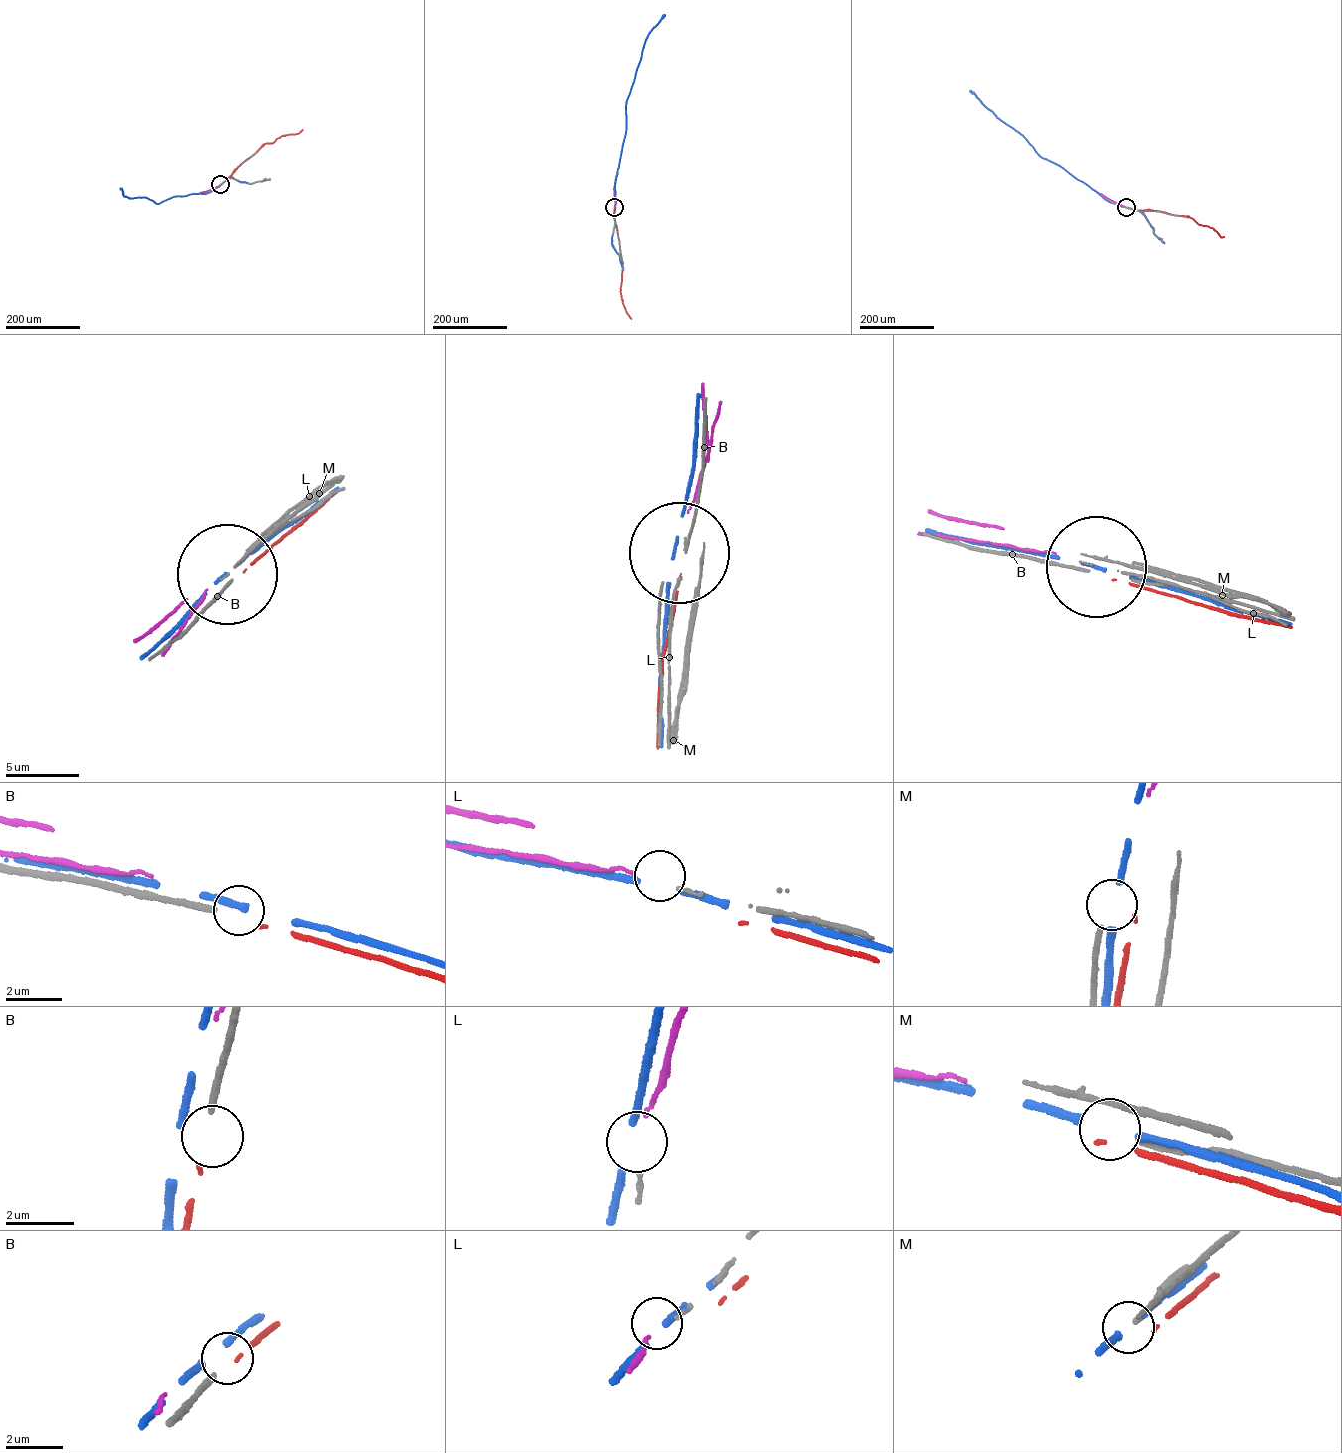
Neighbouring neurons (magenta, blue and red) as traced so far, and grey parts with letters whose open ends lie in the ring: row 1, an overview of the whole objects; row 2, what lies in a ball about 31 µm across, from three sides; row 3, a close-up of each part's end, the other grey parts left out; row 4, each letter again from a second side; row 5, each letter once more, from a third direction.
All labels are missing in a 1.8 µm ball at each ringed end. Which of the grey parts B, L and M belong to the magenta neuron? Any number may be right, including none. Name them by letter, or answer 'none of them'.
L

